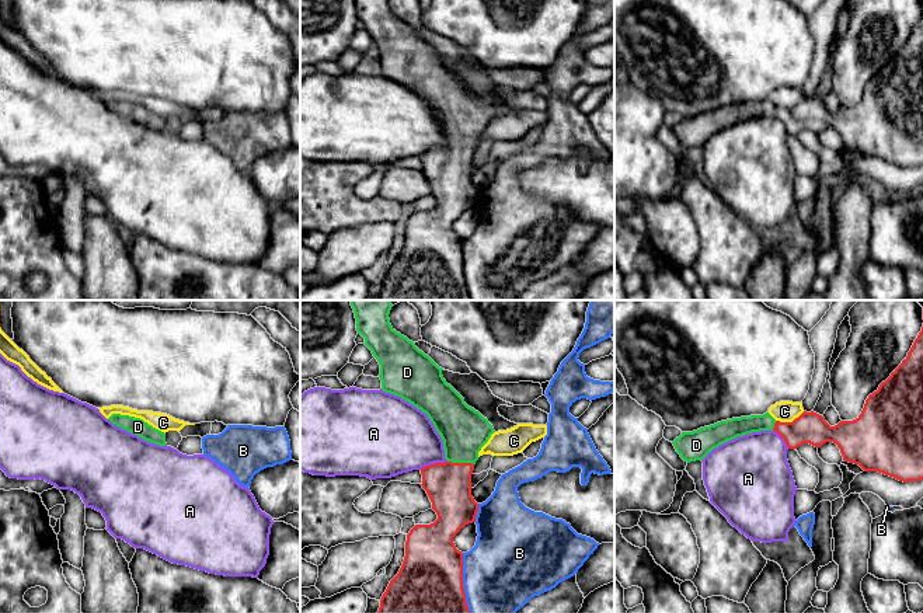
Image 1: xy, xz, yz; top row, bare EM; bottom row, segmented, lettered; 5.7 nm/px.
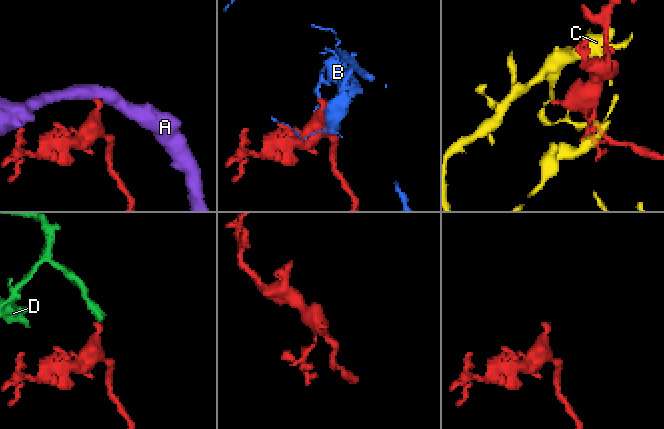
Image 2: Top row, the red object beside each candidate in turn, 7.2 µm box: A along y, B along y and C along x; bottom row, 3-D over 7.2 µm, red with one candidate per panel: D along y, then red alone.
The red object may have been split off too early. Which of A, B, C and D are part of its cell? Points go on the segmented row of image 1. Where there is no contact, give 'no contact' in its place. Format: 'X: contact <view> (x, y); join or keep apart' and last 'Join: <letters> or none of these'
A: contact xz (432, 465); keep apart
B: contact xz (462, 582); keep apart
C: contact yz (790, 422); keep apart
D: contact xz (460, 463); join
Join: D

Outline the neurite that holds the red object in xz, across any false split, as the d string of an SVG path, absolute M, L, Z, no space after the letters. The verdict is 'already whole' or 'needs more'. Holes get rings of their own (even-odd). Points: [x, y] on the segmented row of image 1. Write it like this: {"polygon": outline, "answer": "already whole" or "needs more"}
{"polygon": "M390 300L349 302L356 331L380 365L382 390L401 397L428 415L443 440L446 459L445 463L421 469L421 485L438 519L431 525L415 525L407 534L403 565L383 593L377 613L470 613L463 588L463 553L456 548L453 537L466 525L476 522L478 504L471 497L471 474L478 452L495 431L487 418L469 407L446 383L443 369L391 327Z", "answer": "needs more"}

